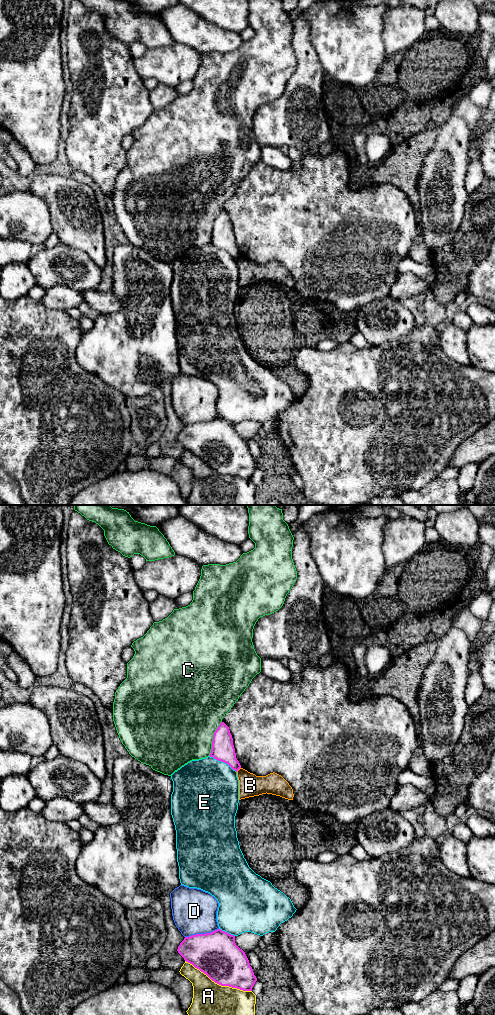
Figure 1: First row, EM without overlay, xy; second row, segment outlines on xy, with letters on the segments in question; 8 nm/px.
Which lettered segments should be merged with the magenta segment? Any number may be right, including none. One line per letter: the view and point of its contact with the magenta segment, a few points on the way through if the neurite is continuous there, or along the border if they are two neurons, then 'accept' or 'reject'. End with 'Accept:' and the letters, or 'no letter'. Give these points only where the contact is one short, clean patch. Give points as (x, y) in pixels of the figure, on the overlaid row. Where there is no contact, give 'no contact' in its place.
A: contact xy (218, 983); reject
B: contact xy (238, 769); border xy (240, 767), (236, 771); reject
C: contact xy (213, 738); reject
D: contact xy (201, 934); reject
E: contact xy (223, 761); reject
Accept: no letter

